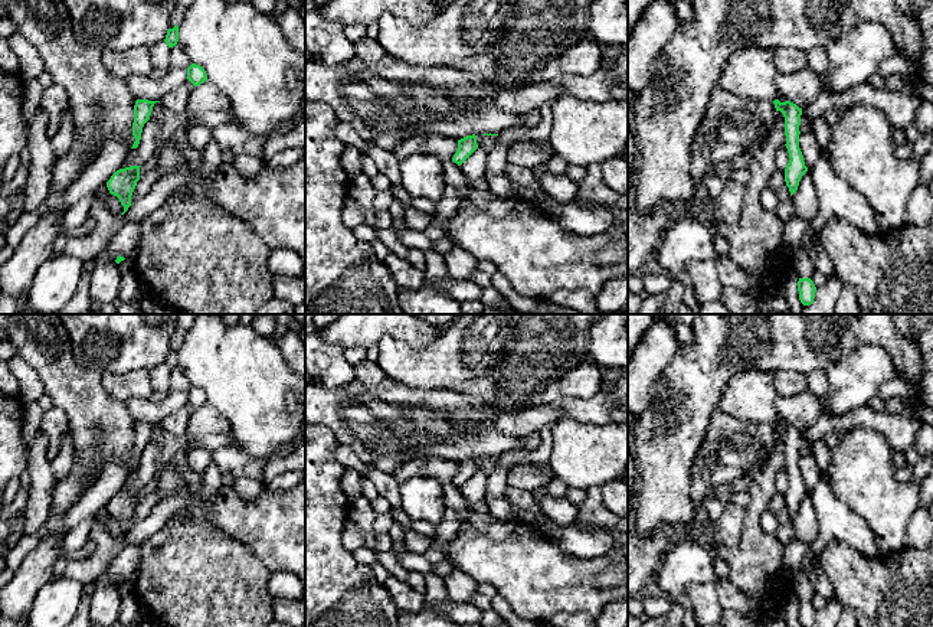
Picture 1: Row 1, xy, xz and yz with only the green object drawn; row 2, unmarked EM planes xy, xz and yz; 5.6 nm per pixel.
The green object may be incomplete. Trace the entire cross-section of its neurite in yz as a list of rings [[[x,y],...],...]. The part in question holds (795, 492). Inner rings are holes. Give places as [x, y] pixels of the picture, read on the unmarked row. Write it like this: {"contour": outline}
{"contour": [[[775,422],[773,427],[776,434],[780,434],[785,440],[785,468],[788,471],[790,481],[785,492],[785,504],[792,519],[798,513],[802,499],[808,494],[802,474],[799,471],[799,448],[802,431],[799,431],[796,427],[790,424],[780,425],[779,422]]]}

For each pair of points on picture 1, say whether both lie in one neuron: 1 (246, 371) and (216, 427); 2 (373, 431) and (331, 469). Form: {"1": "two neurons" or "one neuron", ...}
{"1": "two neurons", "2": "two neurons"}

